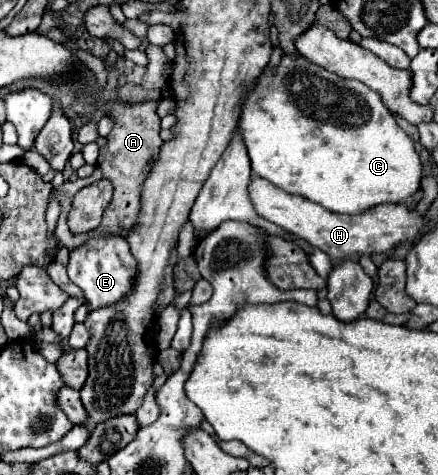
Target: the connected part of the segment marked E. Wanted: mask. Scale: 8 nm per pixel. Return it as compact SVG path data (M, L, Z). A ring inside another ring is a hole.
M92 238L86 246L70 252L68 276L84 292L90 310L112 306L134 288L138 264L130 254L130 246L122 238Z

